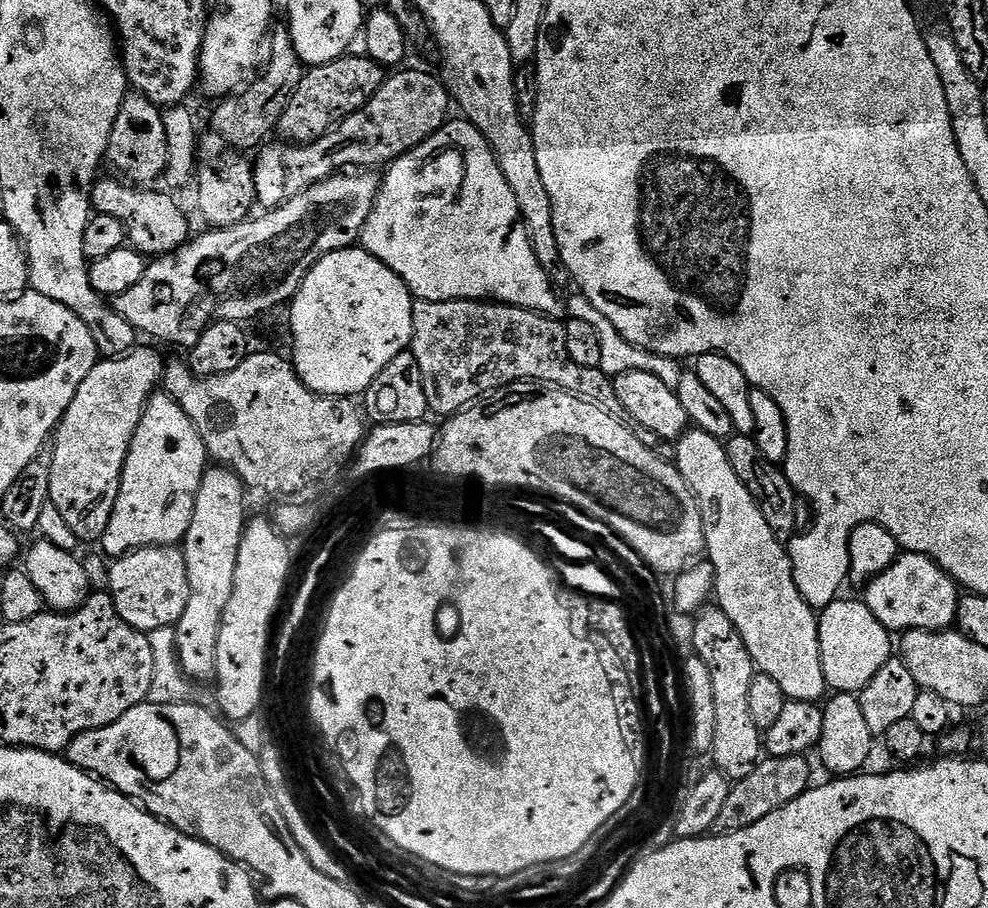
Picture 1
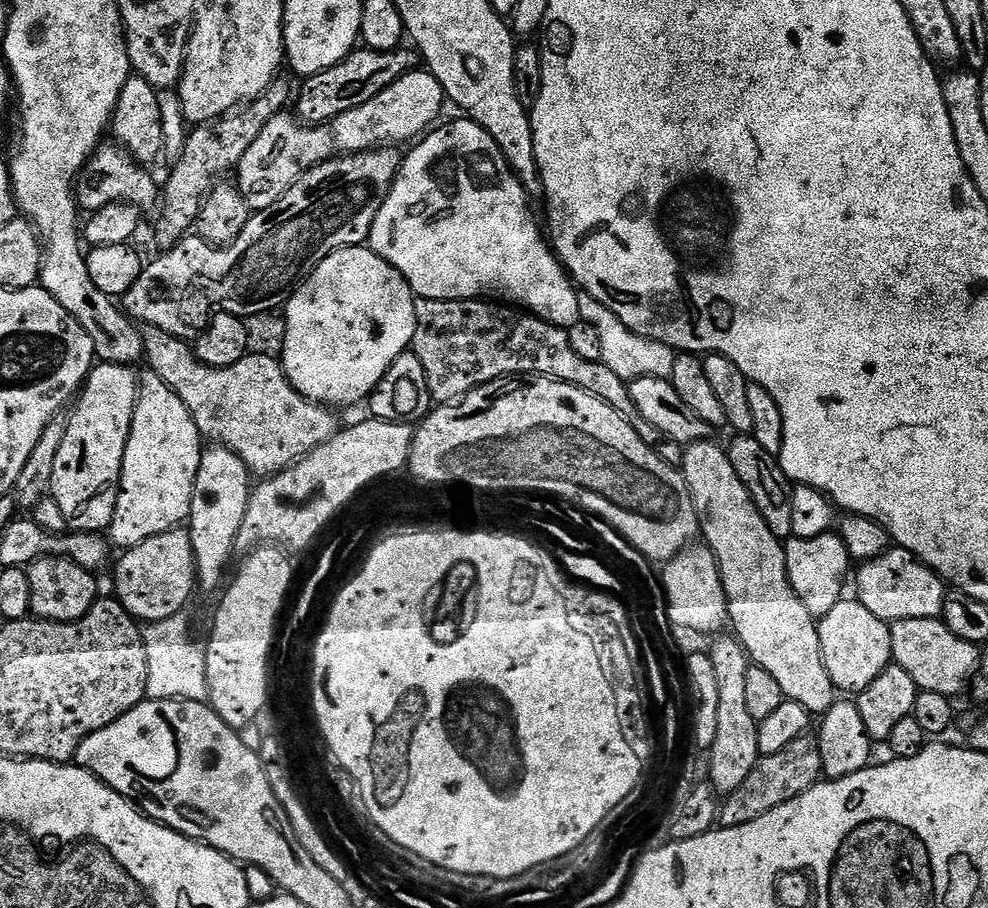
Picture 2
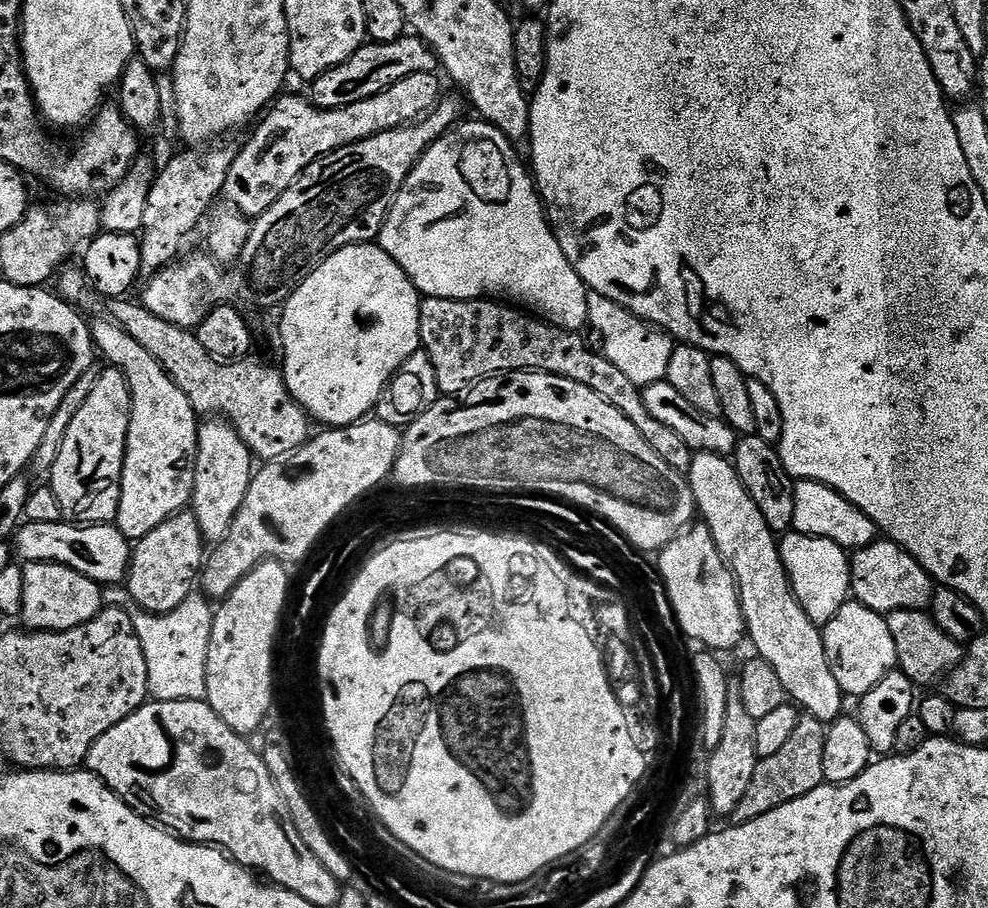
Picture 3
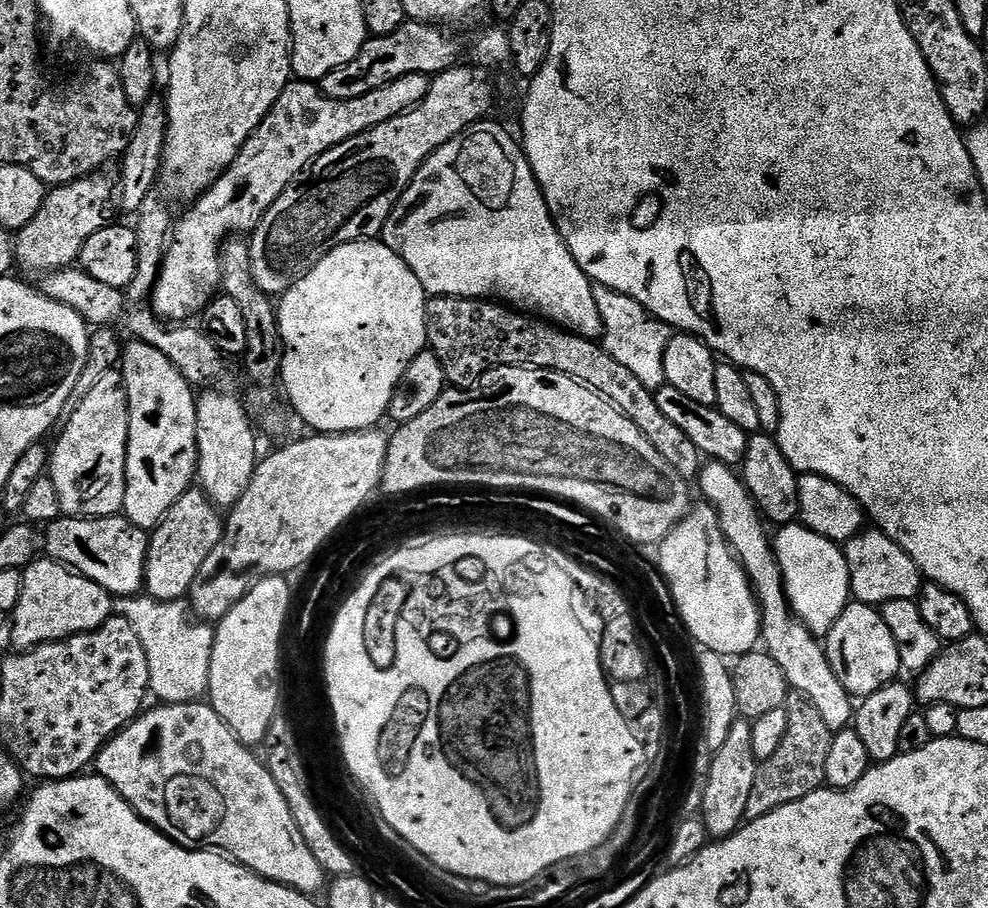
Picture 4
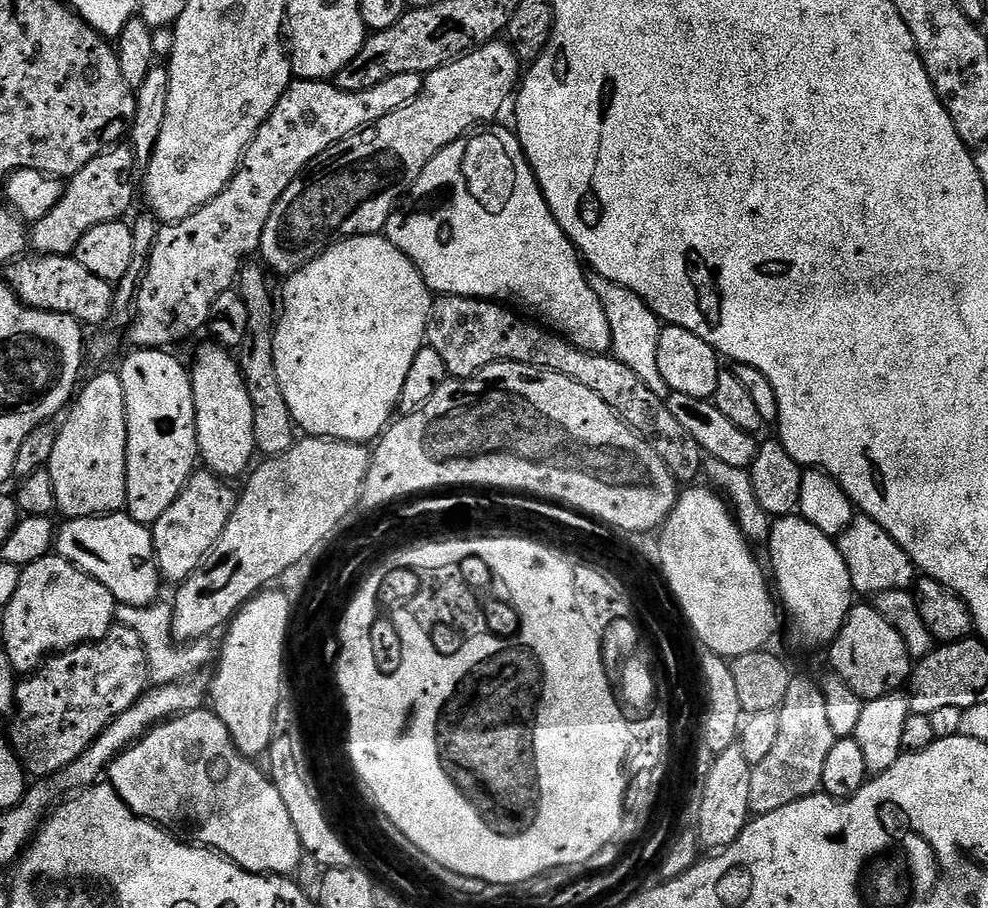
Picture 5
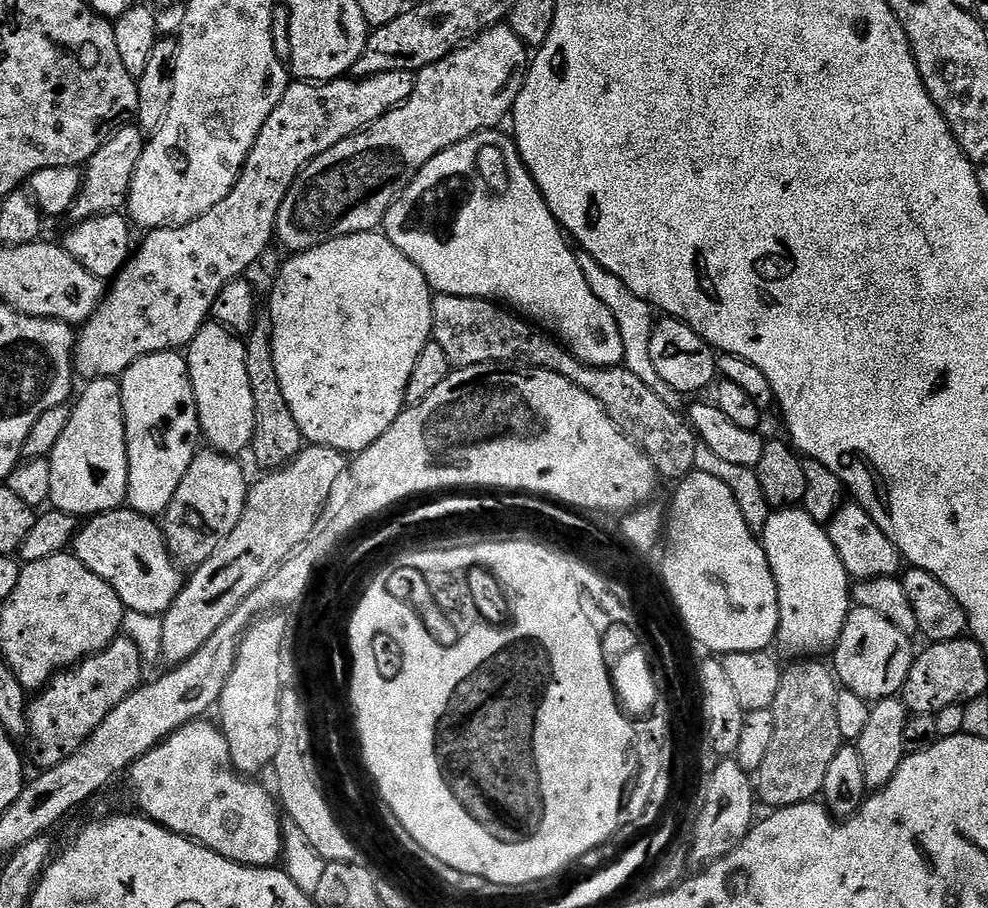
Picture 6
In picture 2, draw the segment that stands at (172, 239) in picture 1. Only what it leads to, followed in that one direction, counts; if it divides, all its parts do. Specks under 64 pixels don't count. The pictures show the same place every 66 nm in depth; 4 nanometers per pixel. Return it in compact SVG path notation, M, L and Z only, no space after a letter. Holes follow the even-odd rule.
M115 142L101 143L92 153L92 157L85 162L84 171L80 173L76 182L76 203L85 213L91 214L102 210L102 206L111 204L132 204L138 209L155 209L162 200L162 188L147 176L145 169L137 164L136 159Z

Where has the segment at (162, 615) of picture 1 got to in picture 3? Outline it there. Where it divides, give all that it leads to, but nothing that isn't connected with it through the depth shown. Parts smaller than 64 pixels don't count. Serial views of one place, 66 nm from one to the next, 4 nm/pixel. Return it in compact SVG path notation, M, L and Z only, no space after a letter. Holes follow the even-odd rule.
M185 510L176 513L162 522L162 526L150 530L150 534L135 541L126 577L126 587L132 596L132 603L154 613L174 610L197 587L205 559L206 541L196 521L195 512Z

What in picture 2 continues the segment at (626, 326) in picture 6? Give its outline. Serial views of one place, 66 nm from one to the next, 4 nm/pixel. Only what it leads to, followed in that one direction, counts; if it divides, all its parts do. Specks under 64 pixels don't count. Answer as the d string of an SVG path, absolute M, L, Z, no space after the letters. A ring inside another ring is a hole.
M586 291L580 292L578 306L581 321L585 325L588 323L596 331L596 340L600 343L599 359L603 360L606 366L610 366L610 370L614 370L618 378L631 382L647 376L655 380L671 377L677 353L670 346L660 340L648 340L645 336L634 334L634 330L627 328L613 312L602 306L602 302L598 302L598 298Z

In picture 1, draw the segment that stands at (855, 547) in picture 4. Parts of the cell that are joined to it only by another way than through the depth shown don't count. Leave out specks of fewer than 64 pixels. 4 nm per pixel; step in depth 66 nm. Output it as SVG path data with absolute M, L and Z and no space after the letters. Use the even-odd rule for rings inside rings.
M901 551L889 568L882 570L866 584L862 602L892 634L910 630L942 632L956 623L956 611L961 593L950 579L926 554Z

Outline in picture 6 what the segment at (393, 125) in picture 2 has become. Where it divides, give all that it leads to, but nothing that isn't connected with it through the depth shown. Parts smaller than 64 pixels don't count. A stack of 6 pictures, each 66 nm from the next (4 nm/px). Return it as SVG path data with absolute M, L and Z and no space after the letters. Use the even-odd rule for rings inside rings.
M402 70L379 72L378 75L367 78L341 78L327 82L289 83L286 94L282 98L282 102L278 102L278 106L274 110L274 114L270 114L266 126L262 126L262 130L258 134L258 138L254 142L254 146L248 155L248 161L244 163L244 169L240 171L240 177L234 186L234 190L230 190L230 194L226 194L226 198L222 198L222 202L218 202L218 206L214 206L214 210L210 210L205 216L198 218L194 222L183 226L151 229L151 231L145 235L148 237L145 238L144 245L142 245L141 248L139 245L139 247L133 251L128 263L125 264L121 272L111 281L104 301L98 306L98 310L89 320L83 324L76 336L76 347L72 353L75 375L79 377L79 379L81 376L84 382L91 382L93 380L114 380L123 376L127 368L134 366L134 362L138 362L138 358L146 358L150 354L158 354L159 352L180 352L181 350L187 349L188 343L198 334L198 330L204 324L209 323L212 307L214 306L214 302L222 294L222 290L230 282L241 279L241 277L247 273L250 265L261 260L265 252L273 247L278 212L288 192L292 189L292 183L300 177L300 173L303 172L304 167L306 167L311 160L315 160L317 156L321 156L326 150L338 146L338 142L342 142L346 138L356 135L357 132L363 132L364 129L367 128L368 125L373 124L375 120L381 120L390 109L397 108L399 104L406 103L414 94L415 85L416 73L403 72Z

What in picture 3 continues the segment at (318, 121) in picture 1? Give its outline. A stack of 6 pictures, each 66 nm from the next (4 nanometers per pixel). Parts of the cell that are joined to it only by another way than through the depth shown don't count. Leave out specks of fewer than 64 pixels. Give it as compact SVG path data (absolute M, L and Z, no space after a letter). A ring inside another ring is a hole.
M415 34L399 36L394 42L365 42L353 56L346 58L346 62L326 70L317 80L311 81L310 99L318 108L350 106L394 86L394 82L402 82L402 78L410 78L410 74L436 72L437 68L436 53Z

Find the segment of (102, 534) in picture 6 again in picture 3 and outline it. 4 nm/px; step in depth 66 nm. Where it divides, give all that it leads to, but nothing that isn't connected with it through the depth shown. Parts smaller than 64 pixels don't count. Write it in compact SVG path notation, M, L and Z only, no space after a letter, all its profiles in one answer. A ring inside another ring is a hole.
M24 522L14 537L14 556L24 564L61 564L86 574L95 584L120 584L127 577L133 545L115 523Z

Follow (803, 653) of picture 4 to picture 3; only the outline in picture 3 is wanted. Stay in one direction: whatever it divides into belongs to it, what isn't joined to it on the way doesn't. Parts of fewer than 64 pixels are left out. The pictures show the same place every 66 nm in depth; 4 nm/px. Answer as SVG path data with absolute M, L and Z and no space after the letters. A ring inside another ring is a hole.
M709 452L695 453L686 479L692 488L692 497L696 500L699 519L710 530L722 558L736 580L746 636L749 641L752 639L752 644L756 647L755 655L774 666L782 686L786 686L791 703L799 706L807 715L818 718L826 726L831 724L845 711L846 697L838 686L838 678L834 678L834 670L830 670L821 629L810 619L792 593L792 581L788 579L788 572L780 557L777 533L772 532L766 518L762 518L762 510L754 506L754 498L750 498L746 486L742 486L736 473L736 465L729 457Z

